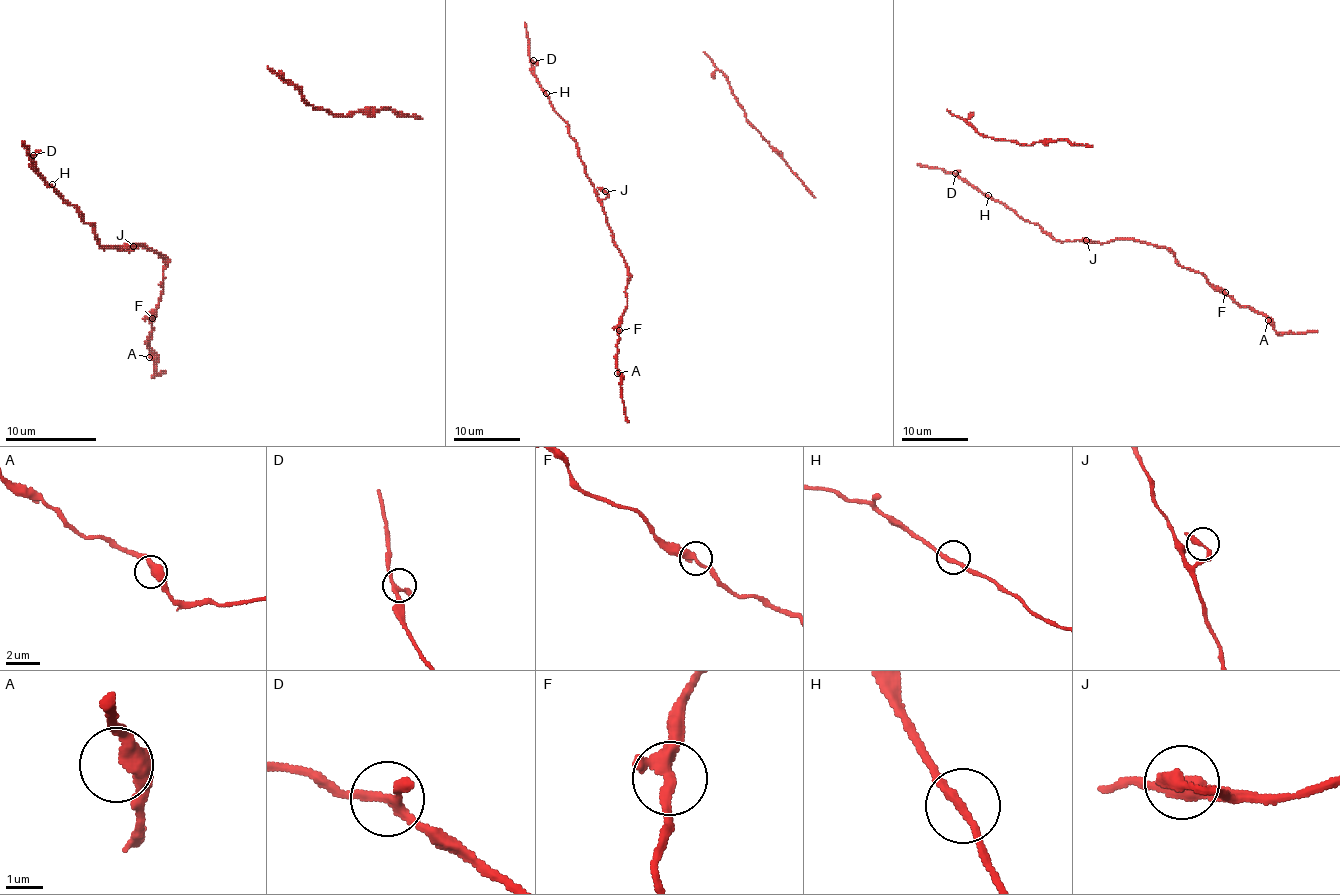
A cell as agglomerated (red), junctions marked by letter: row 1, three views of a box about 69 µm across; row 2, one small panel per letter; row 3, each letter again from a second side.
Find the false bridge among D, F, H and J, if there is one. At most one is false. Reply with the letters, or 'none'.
none

